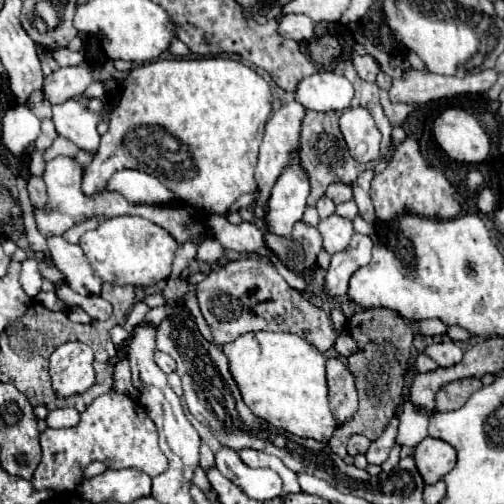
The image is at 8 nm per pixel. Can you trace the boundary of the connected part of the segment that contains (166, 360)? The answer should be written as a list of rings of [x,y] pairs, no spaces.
[[[155,352],[155,362],[165,374],[171,374],[175,370],[175,360],[165,352]]]

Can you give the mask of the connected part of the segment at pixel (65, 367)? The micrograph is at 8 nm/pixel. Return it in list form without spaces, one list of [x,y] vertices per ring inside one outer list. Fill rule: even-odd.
[[[65,342],[50,357],[53,389],[62,398],[85,392],[95,384],[93,350],[83,342]]]

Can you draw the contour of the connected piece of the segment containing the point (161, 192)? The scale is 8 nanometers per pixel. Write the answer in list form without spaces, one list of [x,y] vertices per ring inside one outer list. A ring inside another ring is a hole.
[[[139,170],[115,172],[105,184],[105,190],[121,194],[129,204],[165,204],[173,200],[171,190],[167,190],[155,176]]]

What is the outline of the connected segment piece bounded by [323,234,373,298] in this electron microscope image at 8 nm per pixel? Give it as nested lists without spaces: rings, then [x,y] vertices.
[[[353,234],[349,246],[331,256],[331,266],[323,280],[323,292],[333,298],[345,296],[351,274],[357,268],[367,266],[367,262],[371,260],[371,250],[373,250],[373,242],[369,236]]]

